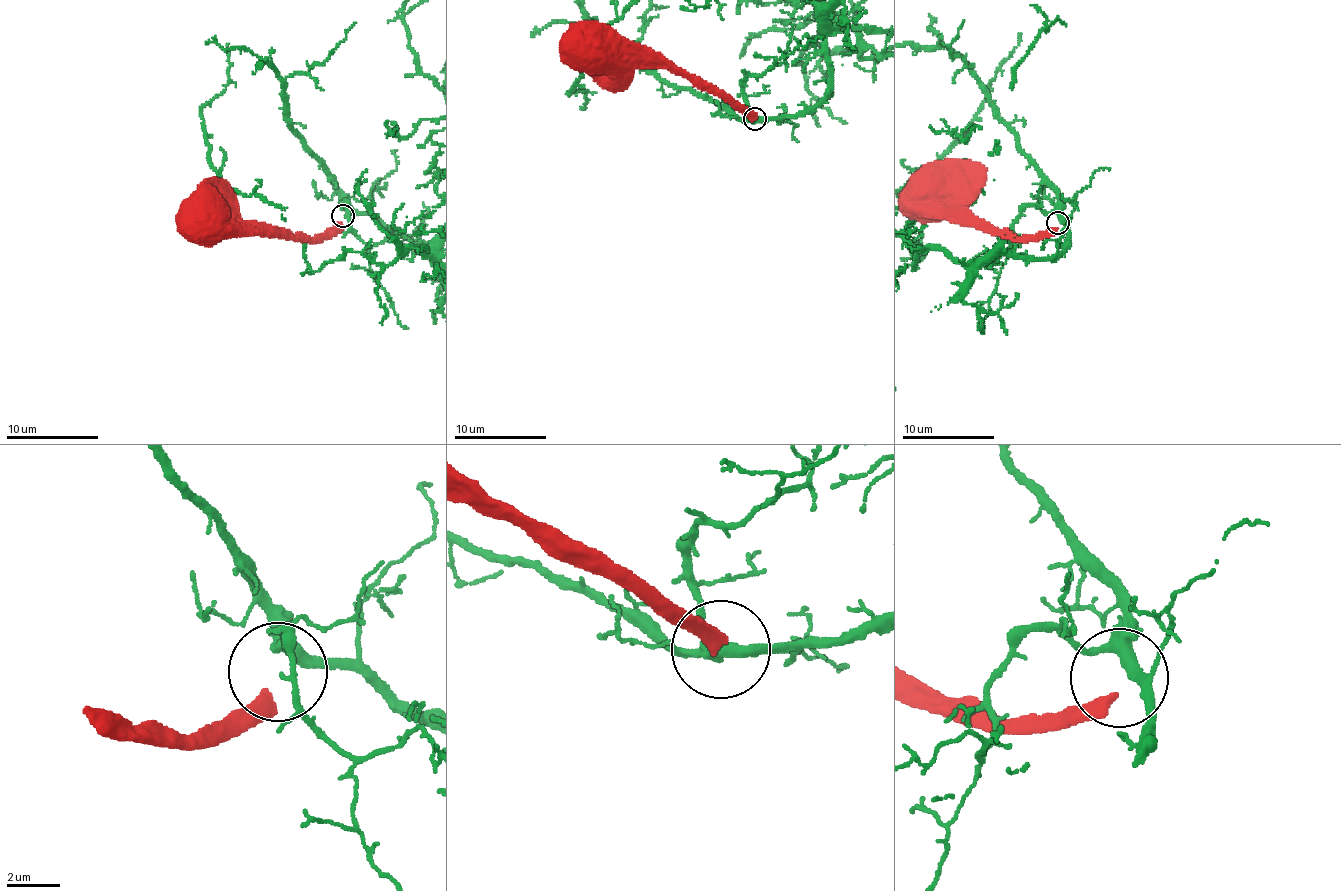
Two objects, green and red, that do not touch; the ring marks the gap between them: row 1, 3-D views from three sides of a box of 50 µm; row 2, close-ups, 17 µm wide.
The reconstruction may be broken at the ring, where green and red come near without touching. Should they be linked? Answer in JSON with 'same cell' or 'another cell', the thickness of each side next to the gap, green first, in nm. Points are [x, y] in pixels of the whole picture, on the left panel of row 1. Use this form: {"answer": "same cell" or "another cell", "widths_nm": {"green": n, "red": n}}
{"answer": "another cell", "widths_nm": {"green": 400, "red": 400}}

